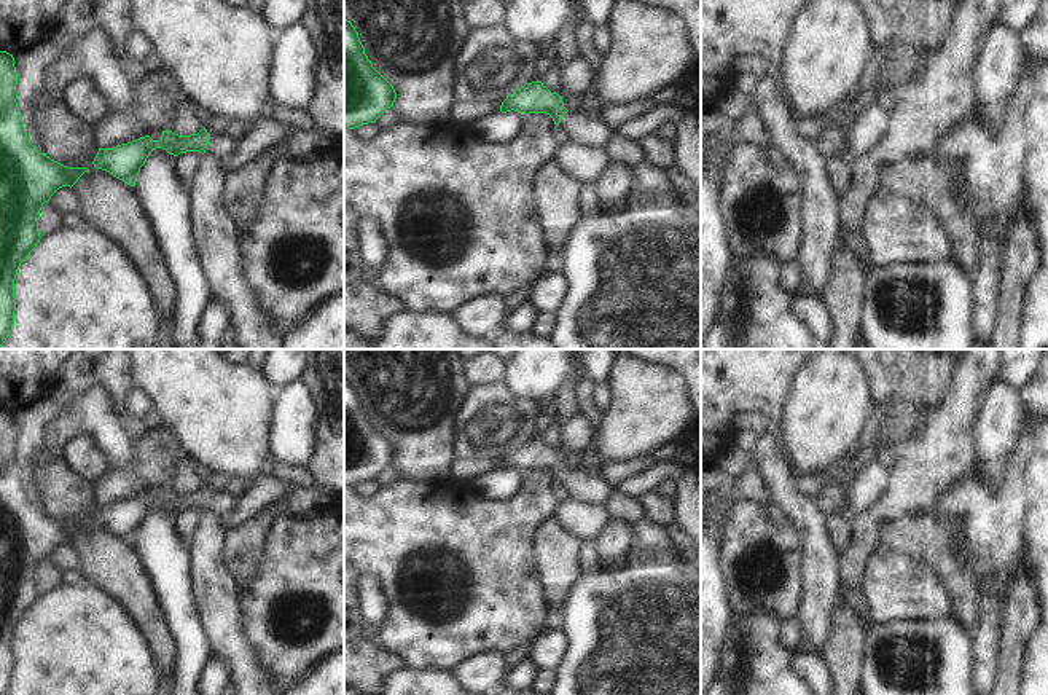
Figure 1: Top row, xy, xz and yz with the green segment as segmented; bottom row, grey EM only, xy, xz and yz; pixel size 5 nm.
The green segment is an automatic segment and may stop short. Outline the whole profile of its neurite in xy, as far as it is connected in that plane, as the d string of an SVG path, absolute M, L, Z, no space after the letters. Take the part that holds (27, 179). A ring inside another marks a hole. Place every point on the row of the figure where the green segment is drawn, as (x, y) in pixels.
M0 51L0 348L6 341L14 327L14 279L22 261L27 260L30 252L40 242L38 218L45 202L62 187L73 187L78 179L89 172L88 167L67 167L46 153L40 153L29 140L19 107L18 107L18 73L13 54Z

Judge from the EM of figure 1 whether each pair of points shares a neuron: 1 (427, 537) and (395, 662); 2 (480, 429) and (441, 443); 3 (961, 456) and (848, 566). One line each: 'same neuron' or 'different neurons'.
1: different neurons
2: different neurons
3: same neuron

